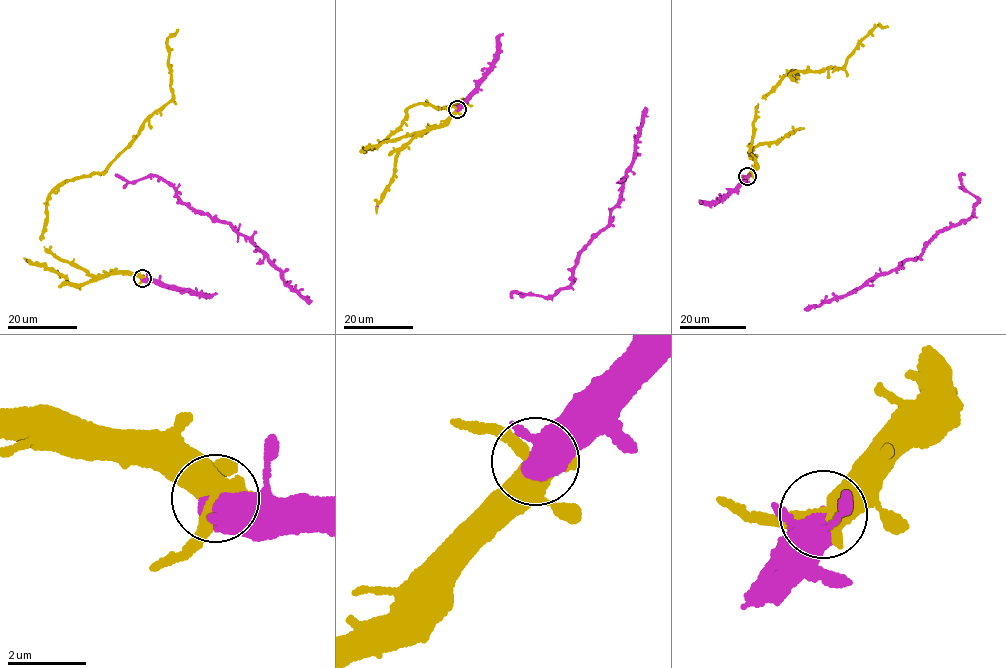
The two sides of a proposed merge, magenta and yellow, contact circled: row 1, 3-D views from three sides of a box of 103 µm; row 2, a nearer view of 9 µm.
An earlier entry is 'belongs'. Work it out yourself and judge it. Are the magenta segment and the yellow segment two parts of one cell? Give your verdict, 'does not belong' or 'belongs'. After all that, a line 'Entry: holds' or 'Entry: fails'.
belongs
Entry: holds

